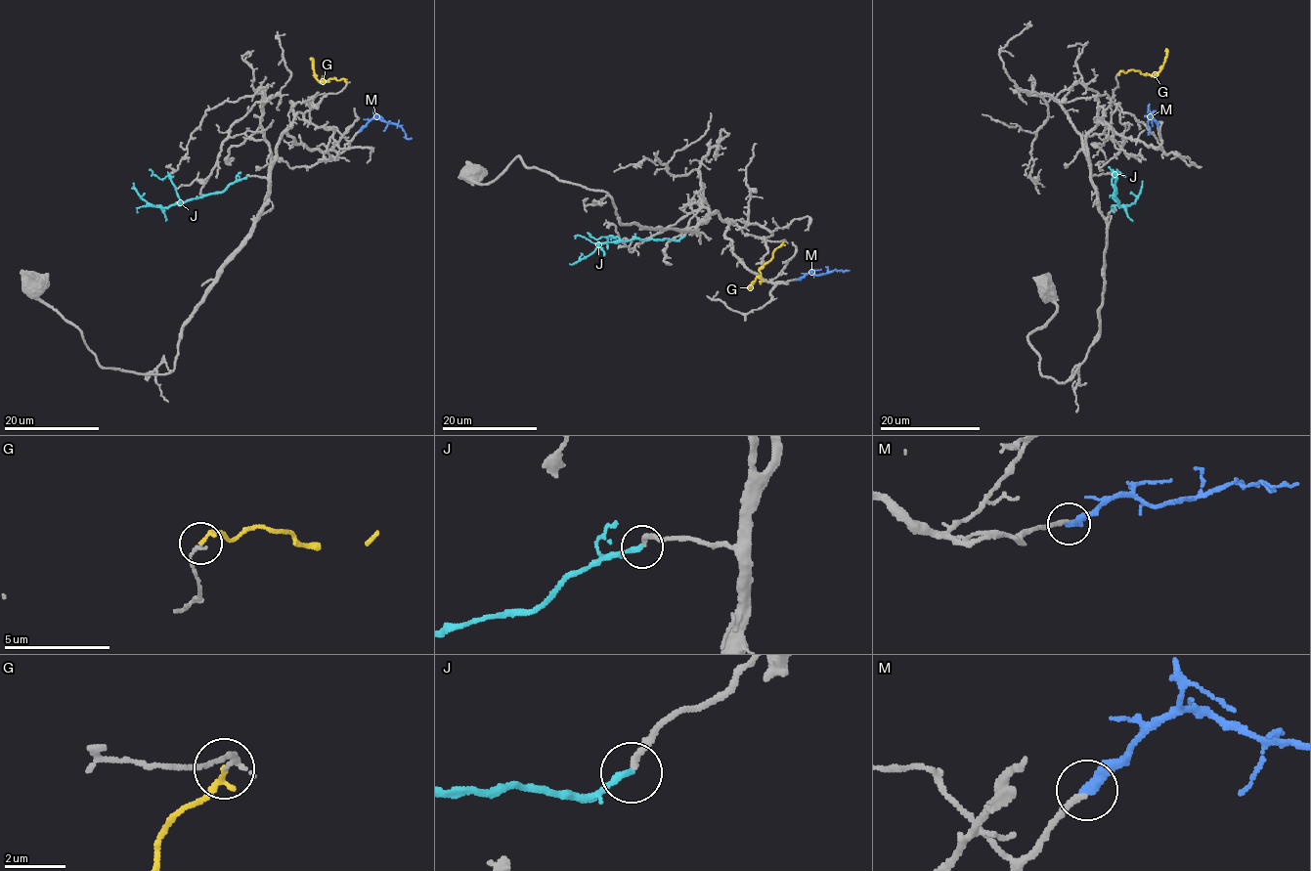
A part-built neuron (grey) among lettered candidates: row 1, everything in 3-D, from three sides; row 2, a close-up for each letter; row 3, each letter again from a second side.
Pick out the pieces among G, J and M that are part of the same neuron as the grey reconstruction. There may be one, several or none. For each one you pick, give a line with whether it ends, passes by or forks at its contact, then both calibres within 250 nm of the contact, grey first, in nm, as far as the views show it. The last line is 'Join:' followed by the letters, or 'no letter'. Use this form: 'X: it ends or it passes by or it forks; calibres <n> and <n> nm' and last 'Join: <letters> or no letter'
J: it ends; calibres 240 and 220 nm
M: it ends; calibres 190 and 400 nm
Join: J, M

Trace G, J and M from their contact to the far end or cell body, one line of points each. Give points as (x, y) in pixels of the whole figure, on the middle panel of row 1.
G: (783, 241), (748, 288)
J: (683, 237), (675, 240), (634, 238), (601, 242), (571, 265)
M: (798, 280), (808, 274), (850, 270)

